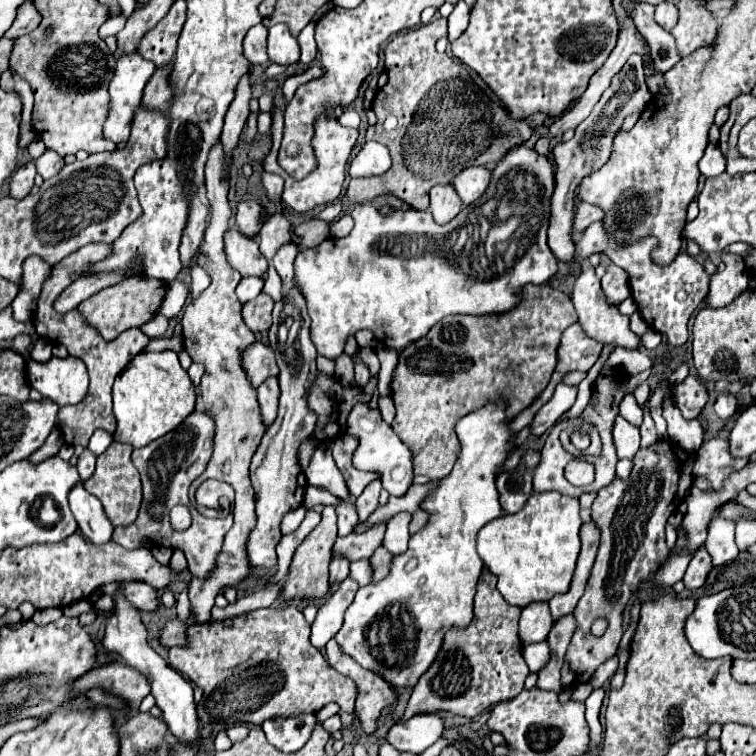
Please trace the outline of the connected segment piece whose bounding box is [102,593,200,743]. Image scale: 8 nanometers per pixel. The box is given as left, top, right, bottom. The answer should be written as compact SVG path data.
M120 593L114 595L114 599L116 599L116 607L114 607L112 617L106 623L106 633L102 639L104 649L116 651L128 667L140 671L150 681L152 695L156 699L156 705L162 711L162 721L168 725L170 733L182 741L196 743L200 739L200 725L198 725L198 717L196 717L196 703L192 697L190 681L186 681L178 671L168 667L168 663L158 653L154 653L154 649L148 645L146 627L140 621L138 609L132 607Z

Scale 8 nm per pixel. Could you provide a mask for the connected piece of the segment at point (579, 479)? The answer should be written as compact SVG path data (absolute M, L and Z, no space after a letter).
M572 459L566 465L564 475L572 485L590 485L594 481L594 465L580 459Z

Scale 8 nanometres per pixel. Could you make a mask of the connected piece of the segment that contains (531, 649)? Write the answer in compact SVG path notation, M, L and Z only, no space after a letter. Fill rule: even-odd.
M542 641L542 643L534 643L534 645L526 645L522 655L524 655L524 659L526 659L526 663L528 663L530 671L538 673L538 671L548 663L550 649L548 649L546 641Z

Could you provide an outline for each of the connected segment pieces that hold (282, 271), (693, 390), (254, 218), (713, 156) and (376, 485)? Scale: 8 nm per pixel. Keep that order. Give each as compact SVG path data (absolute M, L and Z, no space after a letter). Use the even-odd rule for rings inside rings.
M286 243L276 257L272 259L272 265L276 267L280 279L282 279L282 289L286 291L288 287L292 287L292 277L294 277L294 257L298 255L298 247L296 243Z
M688 375L682 383L674 385L672 397L686 419L696 419L708 401L708 389L696 377Z
M244 199L236 207L236 223L238 223L238 229L242 233L246 233L248 237L256 237L258 231L260 231L260 225L262 225L262 223L258 223L260 211L262 211L262 207L254 199Z
M713 124L710 128L710 141L708 147L704 151L704 157L700 159L700 173L704 177L716 177L726 169L726 159L718 149L718 142L720 138L720 128Z
M374 479L370 485L366 485L362 495L356 499L356 509L358 509L360 521L366 521L368 515L378 507L380 491L382 491L382 483L378 479Z

